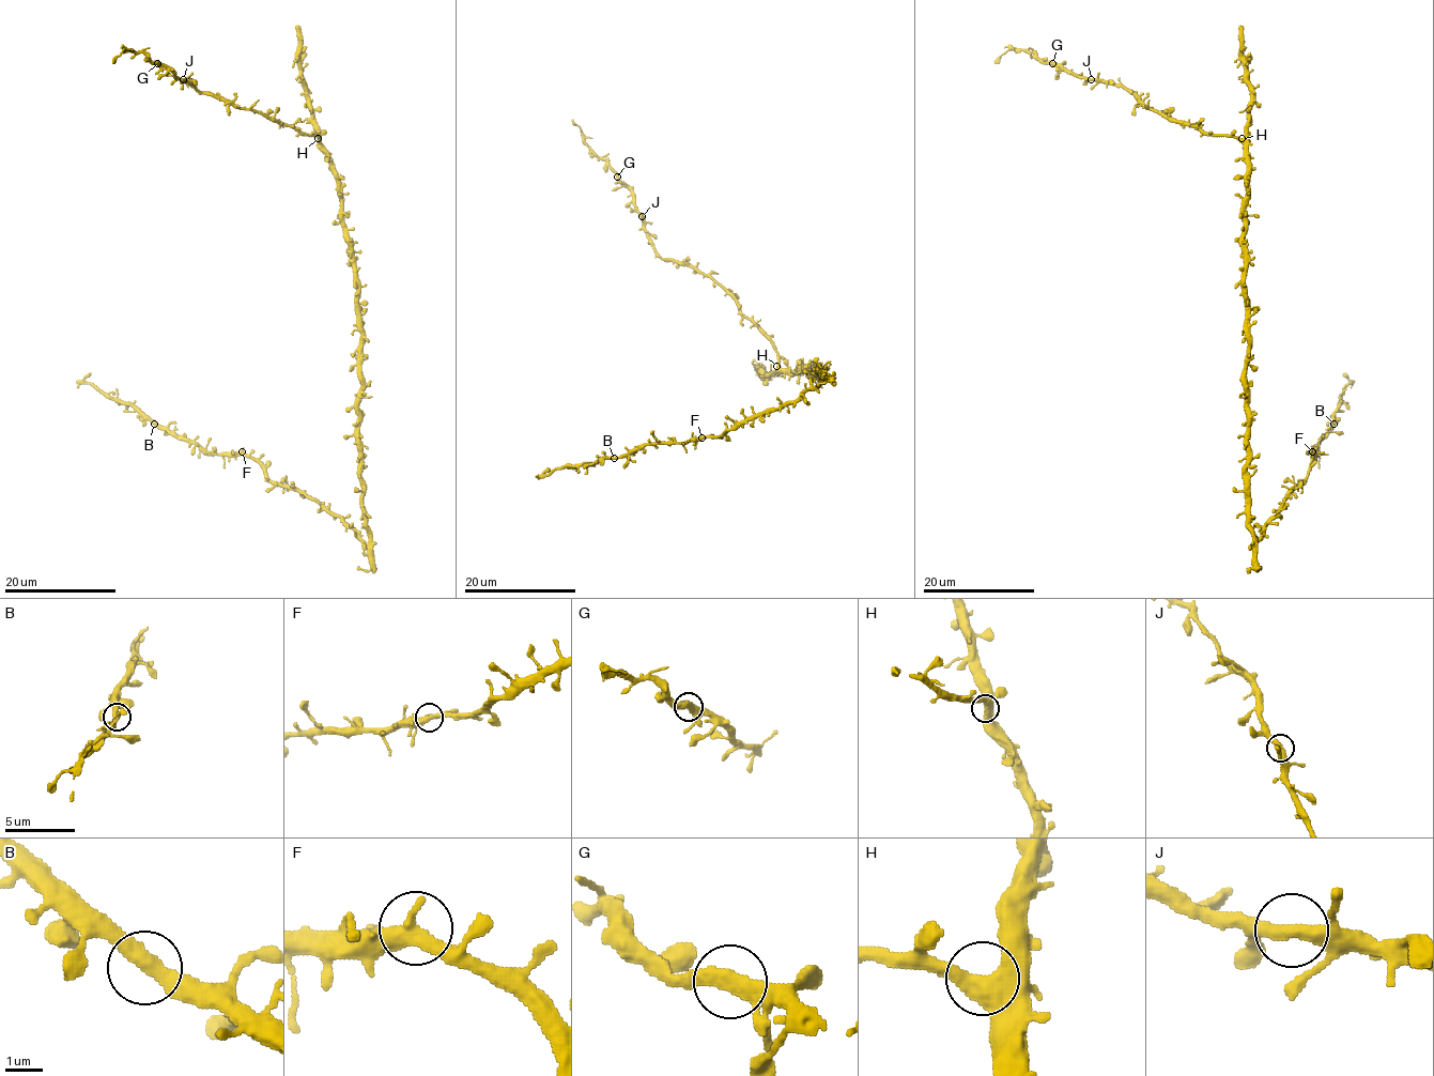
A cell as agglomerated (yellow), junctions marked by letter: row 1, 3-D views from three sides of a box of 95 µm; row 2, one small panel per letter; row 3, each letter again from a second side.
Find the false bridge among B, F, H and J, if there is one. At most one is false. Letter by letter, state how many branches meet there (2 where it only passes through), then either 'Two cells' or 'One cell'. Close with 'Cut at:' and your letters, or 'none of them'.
B: Branches: 2. One cell
F: Branches: 2. One cell
H: Branches: 2. One cell
J: Branches: 2. One cell
Cut at: none of them

